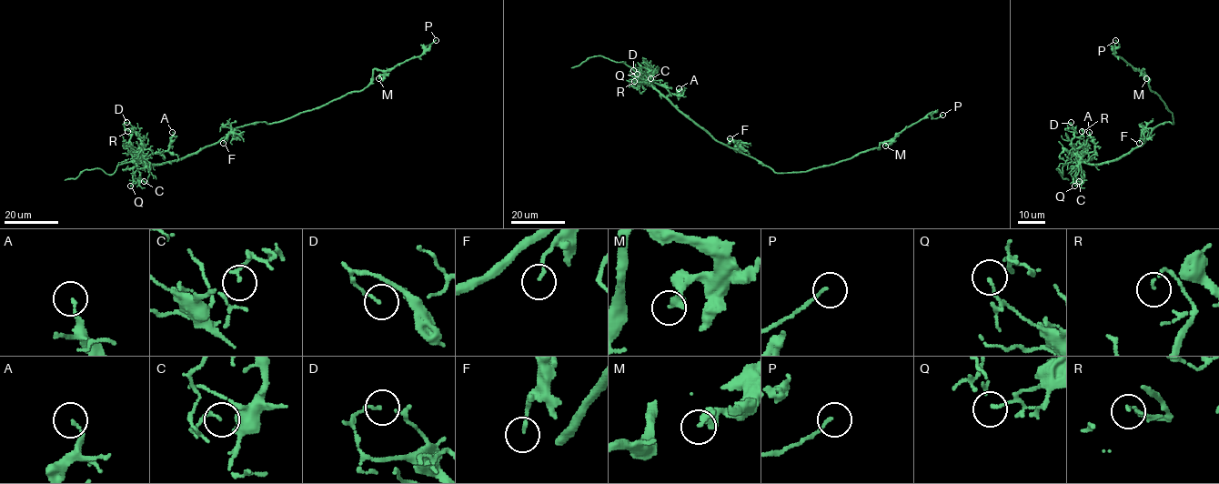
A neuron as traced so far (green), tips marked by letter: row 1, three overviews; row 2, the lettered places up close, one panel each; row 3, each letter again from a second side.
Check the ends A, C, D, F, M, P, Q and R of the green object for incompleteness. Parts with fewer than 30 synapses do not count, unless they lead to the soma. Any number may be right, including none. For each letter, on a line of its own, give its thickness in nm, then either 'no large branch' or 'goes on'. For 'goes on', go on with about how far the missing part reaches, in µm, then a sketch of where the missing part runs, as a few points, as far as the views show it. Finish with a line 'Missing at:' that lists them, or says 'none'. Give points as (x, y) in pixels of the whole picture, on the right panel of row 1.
A: calibre 150 nm; no large branch
C: calibre 140 nm; no large branch
D: calibre 100 nm; no large branch
F: calibre 120 nm; no large branch
M: calibre 200 nm; no large branch
P: calibre 110 nm; no large branch
Q: calibre 80 nm; no large branch
R: calibre 100 nm; no large branch
Missing at: none

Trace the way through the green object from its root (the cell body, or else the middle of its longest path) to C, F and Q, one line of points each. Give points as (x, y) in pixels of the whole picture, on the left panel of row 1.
C: (249, 124), (175, 160), (146, 164), (140, 163), (137, 157), (144, 159), (149, 173), (147, 182), (144, 181)
F: (249, 124), (232, 127), (223, 143)
Q: (249, 124), (175, 160), (159, 164), (135, 160), (140, 178), (130, 186)

